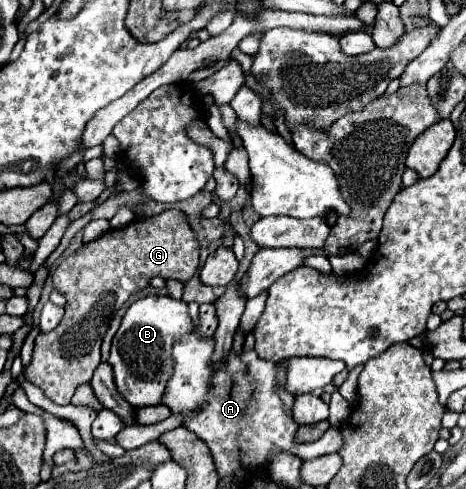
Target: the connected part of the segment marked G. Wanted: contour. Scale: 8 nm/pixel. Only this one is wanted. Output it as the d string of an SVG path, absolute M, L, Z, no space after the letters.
M178 209L162 211L154 217L140 217L120 229L110 229L94 241L84 243L68 255L52 273L52 283L66 297L66 313L50 333L40 333L34 343L34 357L24 367L22 377L44 391L56 405L68 405L76 387L92 379L100 363L102 337L108 331L114 311L130 295L146 289L154 277L190 281L200 271L198 237L188 219Z

